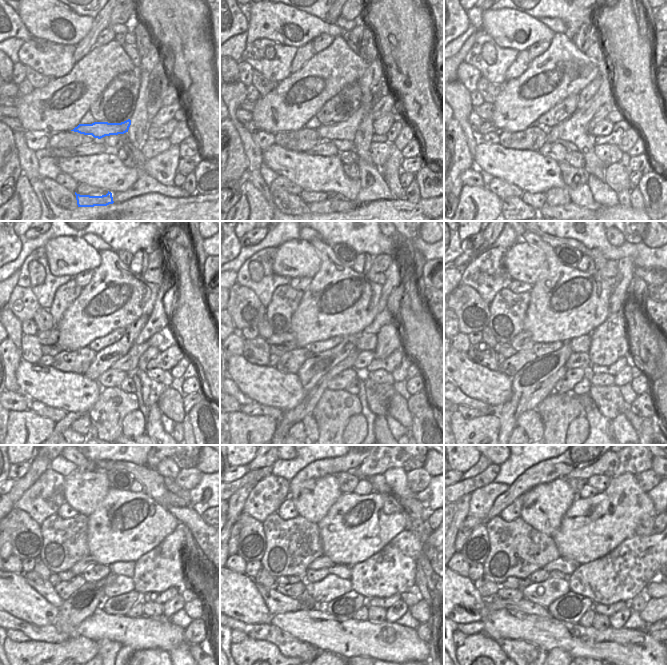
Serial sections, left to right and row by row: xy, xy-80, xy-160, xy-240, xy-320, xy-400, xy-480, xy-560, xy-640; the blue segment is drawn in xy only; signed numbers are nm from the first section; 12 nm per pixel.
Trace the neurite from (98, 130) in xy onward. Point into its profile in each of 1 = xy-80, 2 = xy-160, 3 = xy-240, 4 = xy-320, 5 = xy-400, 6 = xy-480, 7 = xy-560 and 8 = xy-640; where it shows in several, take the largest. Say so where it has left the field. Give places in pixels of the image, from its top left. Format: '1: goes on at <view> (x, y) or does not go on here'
1: goes on at xy-80 (346, 130)
2: goes on at xy-160 (574, 129)
3: goes on at xy-240 (158, 319)
4: goes on at xy-320 (384, 315)
5: goes on at xy-400 (626, 266)
6: goes on at xy-480 (188, 478)
7: goes on at xy-560 (418, 480)
8: goes on at xy-640 (647, 480)

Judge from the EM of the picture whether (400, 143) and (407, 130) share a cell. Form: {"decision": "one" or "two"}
{"decision": "one"}

